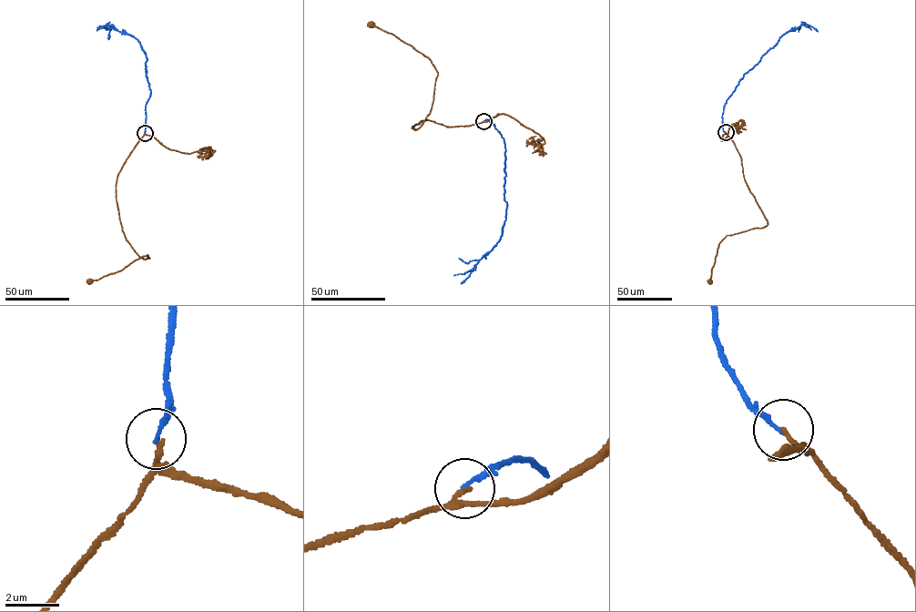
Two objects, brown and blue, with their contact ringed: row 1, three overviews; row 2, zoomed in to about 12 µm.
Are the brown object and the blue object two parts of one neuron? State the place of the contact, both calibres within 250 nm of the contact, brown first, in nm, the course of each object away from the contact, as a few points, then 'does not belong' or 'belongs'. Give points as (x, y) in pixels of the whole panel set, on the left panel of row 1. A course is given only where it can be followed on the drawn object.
(145, 133) | 170/160 nm | brown via (145, 132), (118, 175), (116, 195), (125, 238), (137, 255), (149, 258), (147, 254), (122, 270), (89, 281) | blue via (144, 132), (146, 104), (151, 94), (146, 76), (146, 53), (137, 40), (111, 25), (108, 39) | belongs

